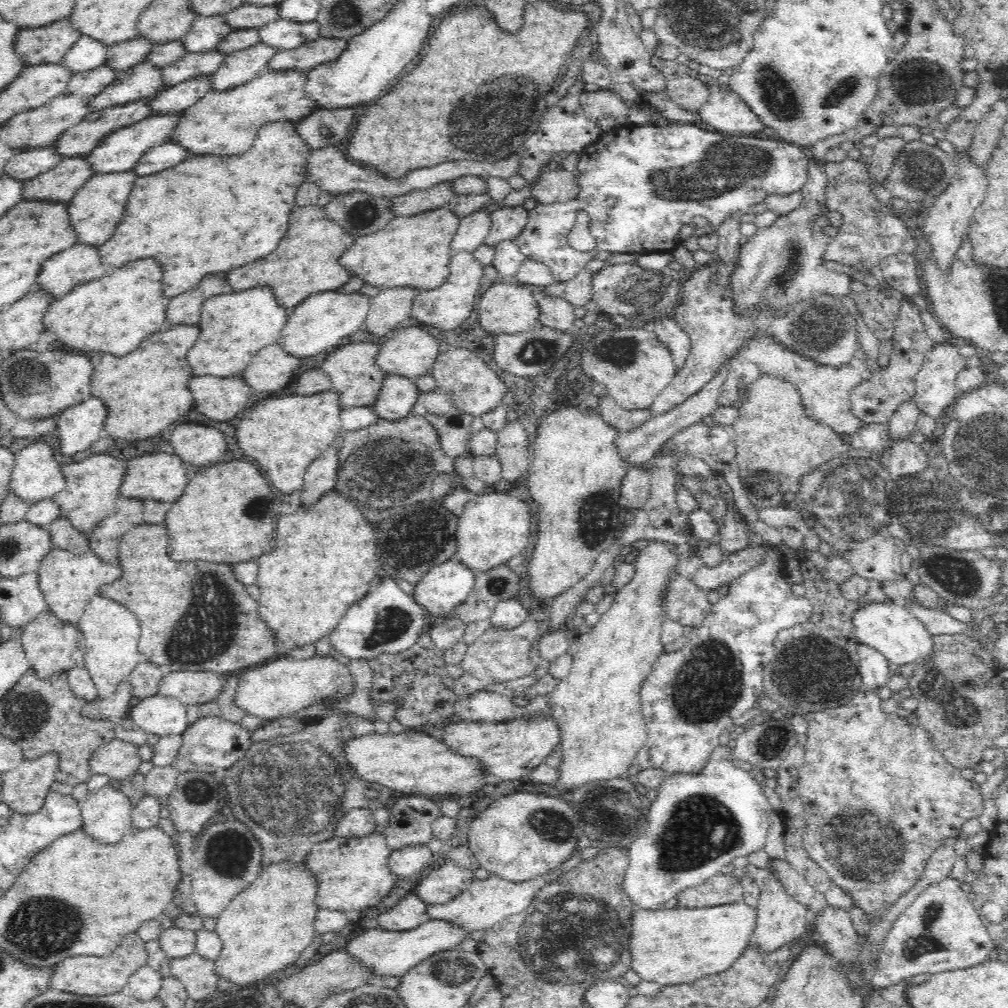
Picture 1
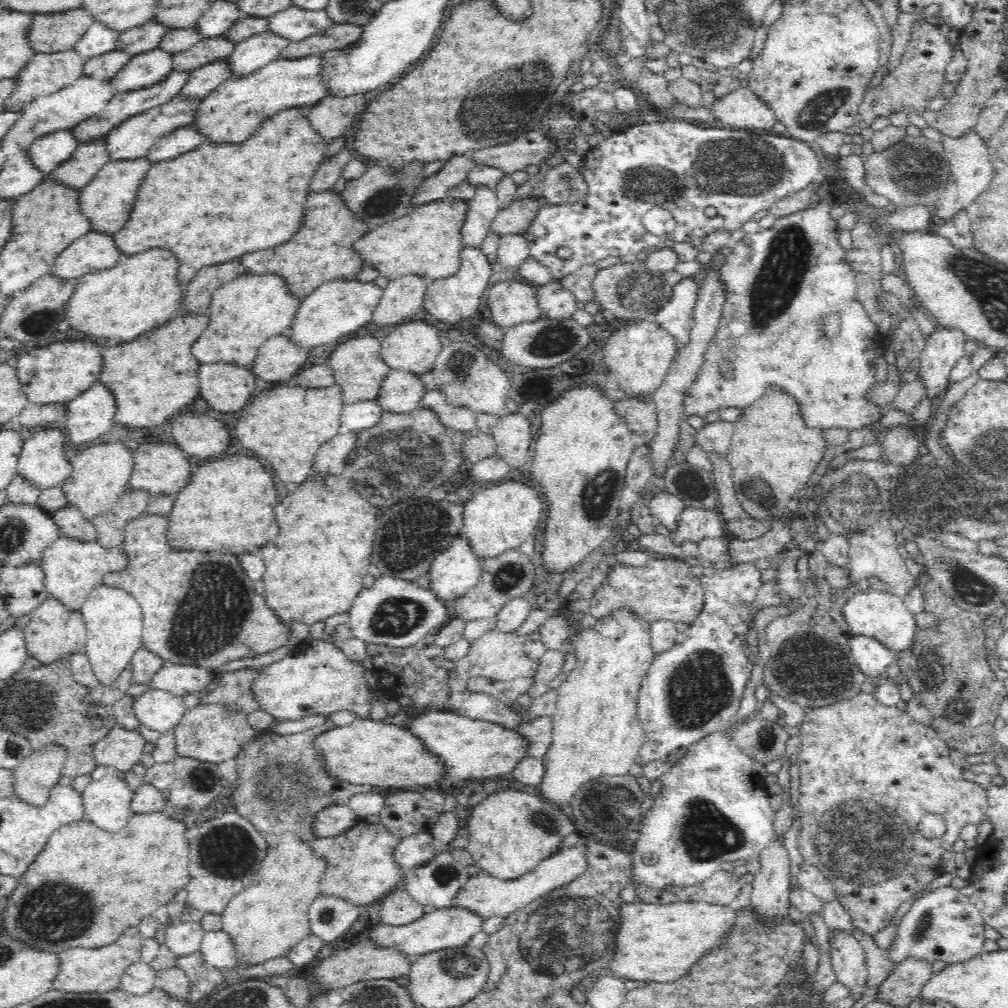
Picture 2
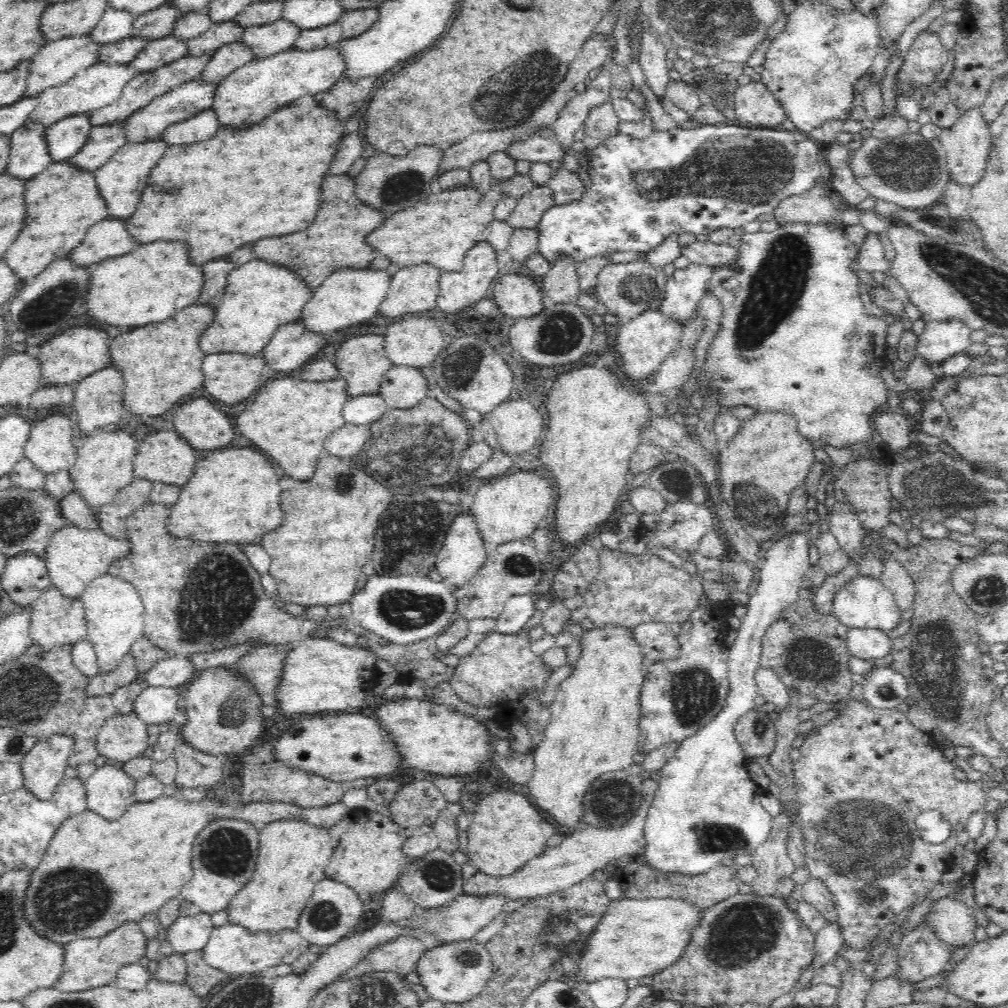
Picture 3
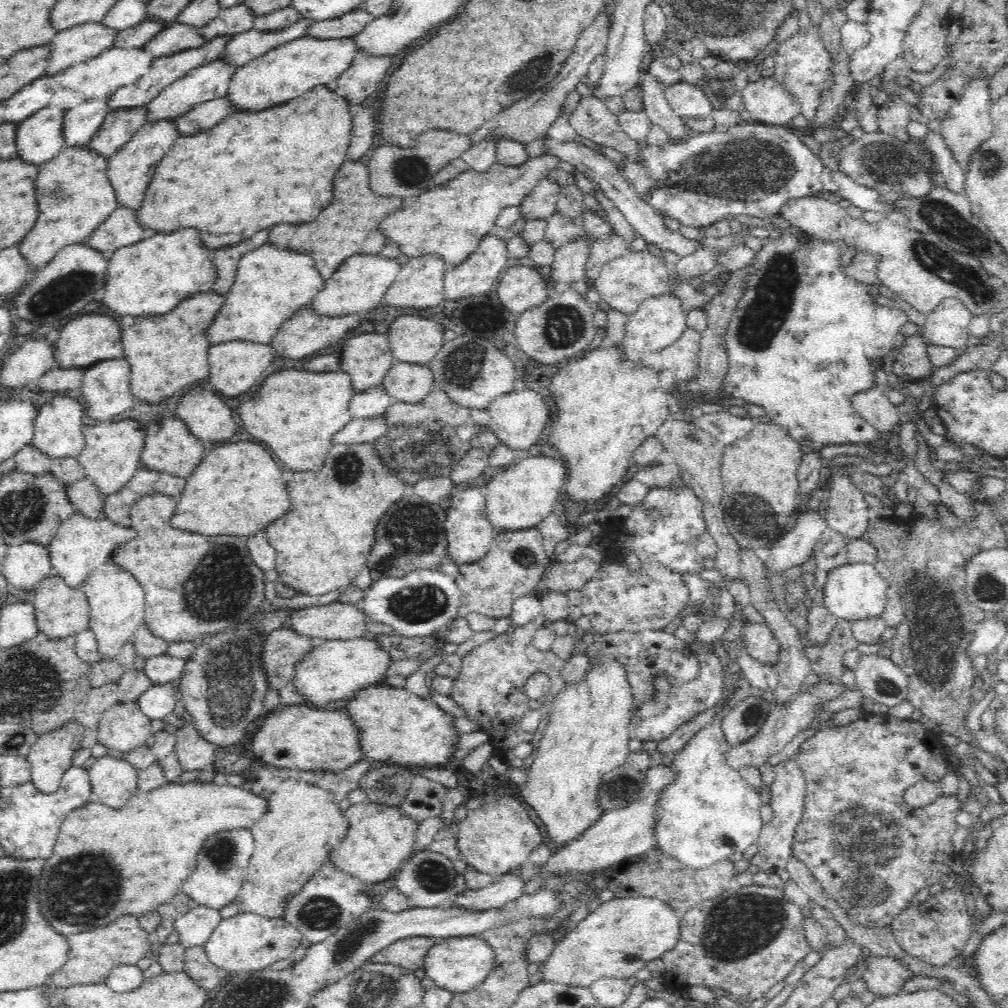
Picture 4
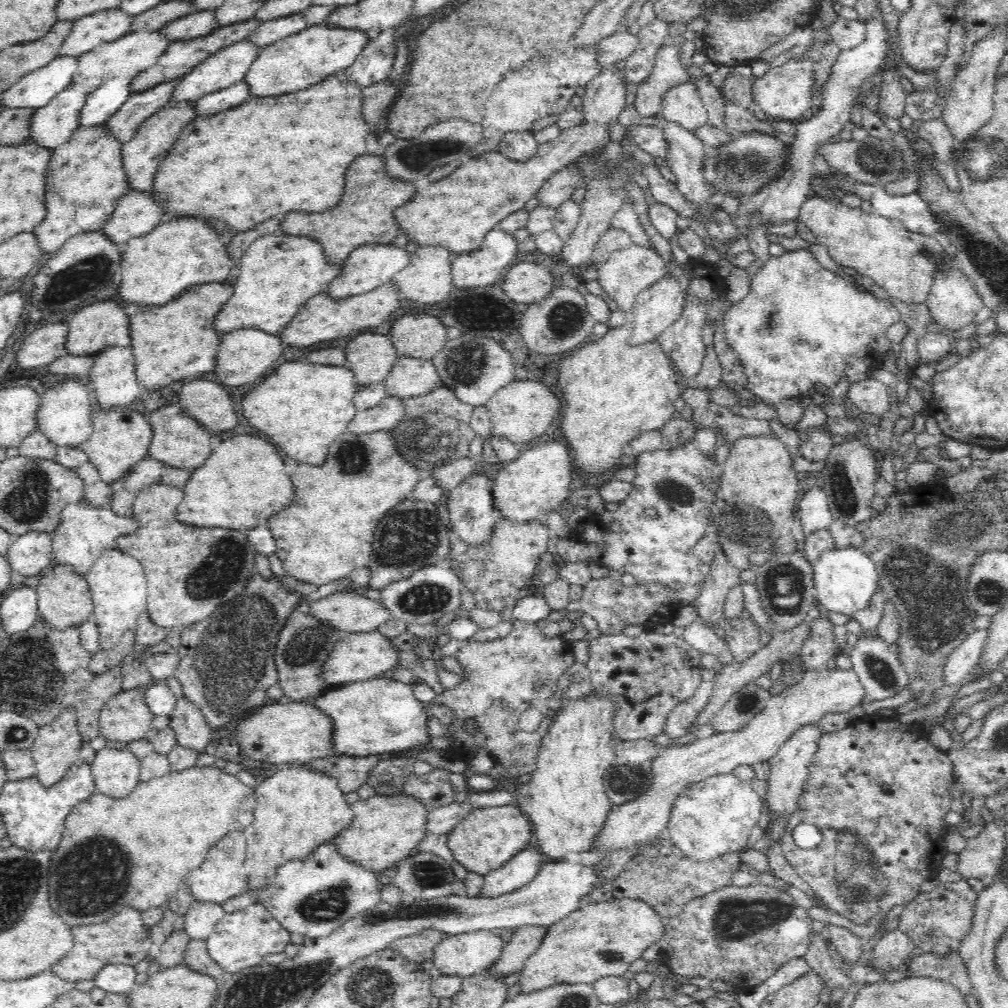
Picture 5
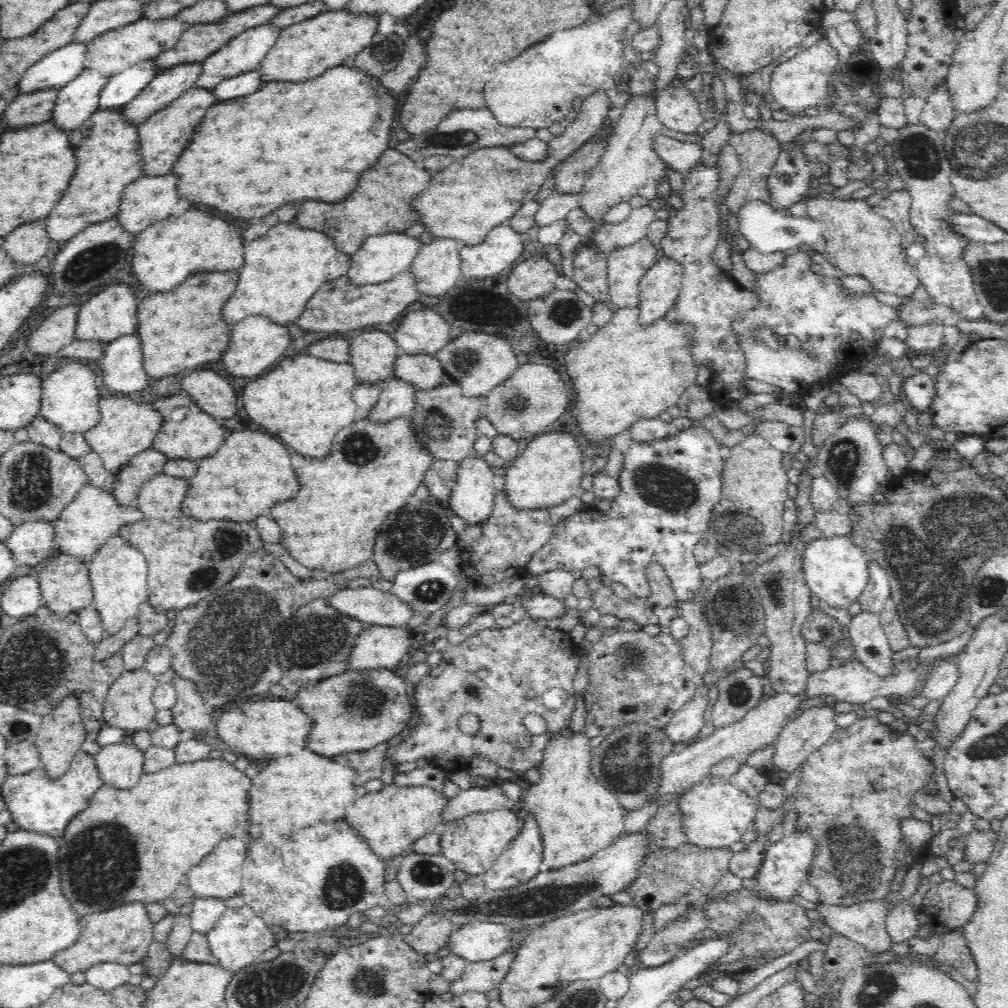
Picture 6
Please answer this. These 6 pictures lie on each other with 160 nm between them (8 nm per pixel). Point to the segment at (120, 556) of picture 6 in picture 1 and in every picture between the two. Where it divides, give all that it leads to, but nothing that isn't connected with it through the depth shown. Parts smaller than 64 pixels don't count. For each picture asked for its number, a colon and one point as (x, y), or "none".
1: (111, 632)
2: (114, 624)
3: (112, 609)
4: (116, 603)
5: (118, 588)

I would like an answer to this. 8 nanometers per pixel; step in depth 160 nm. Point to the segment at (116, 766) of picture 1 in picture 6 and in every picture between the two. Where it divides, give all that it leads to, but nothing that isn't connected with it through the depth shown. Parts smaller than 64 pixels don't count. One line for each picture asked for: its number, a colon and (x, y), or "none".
2: (122, 749)
3: (124, 737)
4: (123, 727)
5: (125, 718)
6: (129, 706)

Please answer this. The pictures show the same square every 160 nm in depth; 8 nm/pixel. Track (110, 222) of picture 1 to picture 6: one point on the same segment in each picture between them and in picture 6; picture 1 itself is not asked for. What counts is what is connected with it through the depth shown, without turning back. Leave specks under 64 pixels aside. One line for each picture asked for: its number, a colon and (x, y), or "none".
2: (107, 201)
3: (121, 182)
4: (130, 171)
5: (141, 156)
6: (160, 140)

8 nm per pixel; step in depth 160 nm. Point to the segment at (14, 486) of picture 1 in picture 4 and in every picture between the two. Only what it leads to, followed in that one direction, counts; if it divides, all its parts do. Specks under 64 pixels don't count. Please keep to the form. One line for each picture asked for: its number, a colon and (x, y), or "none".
2: (41, 462)
3: (48, 448)
4: (58, 423)

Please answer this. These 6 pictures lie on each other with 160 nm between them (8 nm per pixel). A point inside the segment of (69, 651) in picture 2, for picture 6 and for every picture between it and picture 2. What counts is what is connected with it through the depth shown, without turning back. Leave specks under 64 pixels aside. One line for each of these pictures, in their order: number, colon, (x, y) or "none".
3: (56, 621)
4: (60, 611)
5: (64, 599)
6: (65, 586)

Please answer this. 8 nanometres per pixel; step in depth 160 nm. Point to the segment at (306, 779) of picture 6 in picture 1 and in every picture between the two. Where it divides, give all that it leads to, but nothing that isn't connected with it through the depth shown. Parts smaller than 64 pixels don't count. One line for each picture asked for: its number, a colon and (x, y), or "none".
1: (266, 928)
2: (270, 917)
3: (293, 856)
4: (293, 842)
5: (299, 810)

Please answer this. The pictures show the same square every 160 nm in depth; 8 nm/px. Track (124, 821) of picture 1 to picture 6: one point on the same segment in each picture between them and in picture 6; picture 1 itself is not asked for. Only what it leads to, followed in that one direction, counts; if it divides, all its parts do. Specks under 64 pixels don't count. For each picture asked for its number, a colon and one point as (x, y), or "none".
2: (107, 802)
3: (110, 792)
4: (114, 781)
5: (116, 772)
6: (120, 765)

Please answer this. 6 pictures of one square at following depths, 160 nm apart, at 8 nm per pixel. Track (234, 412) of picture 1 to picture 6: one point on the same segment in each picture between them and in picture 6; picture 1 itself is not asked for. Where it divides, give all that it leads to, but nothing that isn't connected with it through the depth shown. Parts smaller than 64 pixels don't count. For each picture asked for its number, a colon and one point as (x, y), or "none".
2: (227, 388)
3: (229, 377)
4: (234, 366)
5: (243, 356)
6: (257, 344)

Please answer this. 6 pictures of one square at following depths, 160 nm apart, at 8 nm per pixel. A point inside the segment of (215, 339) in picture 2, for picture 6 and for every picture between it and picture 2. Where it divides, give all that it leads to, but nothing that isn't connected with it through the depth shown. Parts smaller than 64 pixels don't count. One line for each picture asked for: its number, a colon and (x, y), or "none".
3: (259, 298)
4: (271, 285)
5: (279, 273)
6: (284, 268)

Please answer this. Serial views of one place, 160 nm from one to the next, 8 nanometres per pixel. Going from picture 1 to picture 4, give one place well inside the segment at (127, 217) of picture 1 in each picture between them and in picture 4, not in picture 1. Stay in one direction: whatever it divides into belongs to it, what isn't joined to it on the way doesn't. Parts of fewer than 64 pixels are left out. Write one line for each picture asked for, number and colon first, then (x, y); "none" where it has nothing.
2: (252, 195)
3: (239, 187)
4: (230, 183)

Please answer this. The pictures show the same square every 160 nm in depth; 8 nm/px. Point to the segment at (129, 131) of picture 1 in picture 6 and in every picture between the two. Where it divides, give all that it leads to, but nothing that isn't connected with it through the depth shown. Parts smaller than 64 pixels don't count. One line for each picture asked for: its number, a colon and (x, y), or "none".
2: (131, 140)
3: (148, 124)
4: (208, 82)
5: (227, 67)
6: (242, 54)

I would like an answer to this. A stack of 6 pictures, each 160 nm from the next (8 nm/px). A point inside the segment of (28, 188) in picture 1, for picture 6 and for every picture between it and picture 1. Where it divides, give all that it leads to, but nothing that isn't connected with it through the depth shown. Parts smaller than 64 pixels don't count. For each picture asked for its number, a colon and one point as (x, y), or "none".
2: (78, 171)
3: (103, 141)
4: (119, 126)
5: (138, 107)
6: (167, 85)

